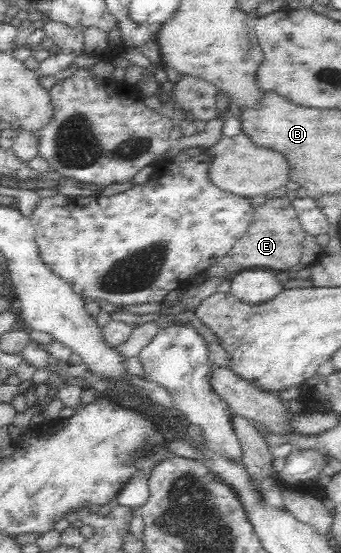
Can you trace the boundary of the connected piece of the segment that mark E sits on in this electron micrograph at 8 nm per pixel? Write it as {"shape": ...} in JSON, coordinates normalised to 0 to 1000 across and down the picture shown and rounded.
{"shape":[[[839,353],[795,358],[748,376],[748,385],[718,425],[698,432],[677,454],[630,481],[610,483],[604,501],[680,499],[718,488],[777,486],[806,494],[845,490],[880,476],[897,418],[880,405],[856,363]]]}

